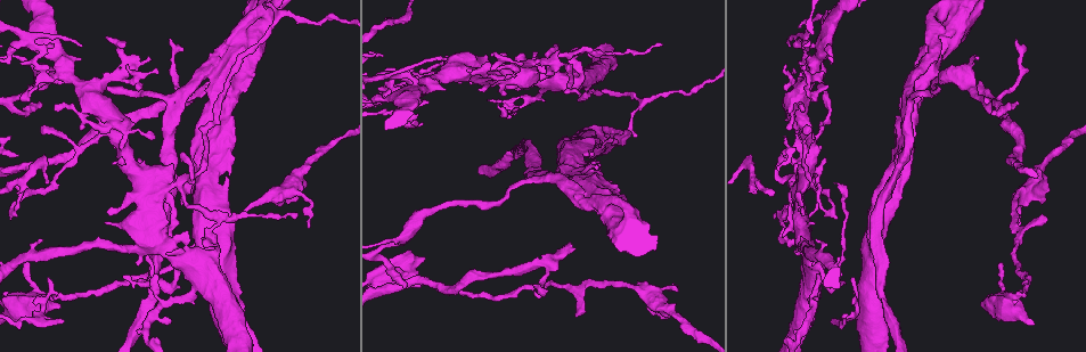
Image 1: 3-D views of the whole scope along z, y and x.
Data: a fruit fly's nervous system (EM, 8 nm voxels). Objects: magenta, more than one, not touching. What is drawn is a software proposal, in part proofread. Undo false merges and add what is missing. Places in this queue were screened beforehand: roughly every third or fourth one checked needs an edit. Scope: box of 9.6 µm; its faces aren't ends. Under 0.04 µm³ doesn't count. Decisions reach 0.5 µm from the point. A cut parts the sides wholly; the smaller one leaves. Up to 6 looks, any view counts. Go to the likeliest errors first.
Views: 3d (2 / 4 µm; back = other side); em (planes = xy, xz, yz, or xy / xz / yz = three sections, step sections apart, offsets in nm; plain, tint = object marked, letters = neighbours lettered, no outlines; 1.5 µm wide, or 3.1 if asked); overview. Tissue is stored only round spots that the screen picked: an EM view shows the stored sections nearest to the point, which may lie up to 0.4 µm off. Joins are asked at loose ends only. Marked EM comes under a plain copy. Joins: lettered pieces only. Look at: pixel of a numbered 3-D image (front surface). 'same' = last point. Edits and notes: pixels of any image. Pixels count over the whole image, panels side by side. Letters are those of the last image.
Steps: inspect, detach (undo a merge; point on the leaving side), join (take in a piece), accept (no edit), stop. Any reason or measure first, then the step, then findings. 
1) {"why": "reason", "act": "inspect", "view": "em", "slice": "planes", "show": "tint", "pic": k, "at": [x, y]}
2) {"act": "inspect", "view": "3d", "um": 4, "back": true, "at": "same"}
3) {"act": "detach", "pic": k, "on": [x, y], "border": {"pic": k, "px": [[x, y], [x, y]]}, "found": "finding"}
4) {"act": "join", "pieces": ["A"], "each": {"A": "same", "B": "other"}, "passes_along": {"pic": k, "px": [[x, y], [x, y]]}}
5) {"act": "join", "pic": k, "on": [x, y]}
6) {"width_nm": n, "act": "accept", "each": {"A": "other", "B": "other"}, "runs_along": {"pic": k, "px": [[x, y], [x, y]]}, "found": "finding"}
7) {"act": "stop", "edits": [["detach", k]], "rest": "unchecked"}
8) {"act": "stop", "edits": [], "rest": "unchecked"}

{"why": "thin end", "act": "inspect", "view": "3d", "um": 4, "pic": 1, "at": [169, 41]}

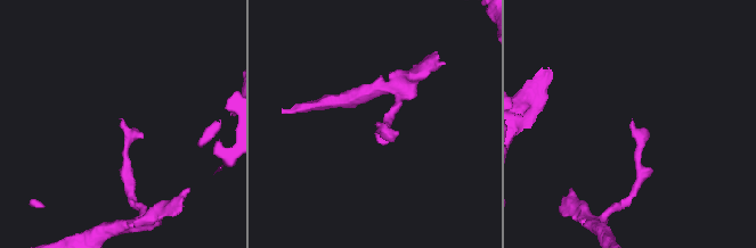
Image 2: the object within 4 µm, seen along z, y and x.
{"act": "inspect", "view": "em", "slice": "yz", "step": 8, "show": "tint", "pic": 2, "at": [378, 123]}

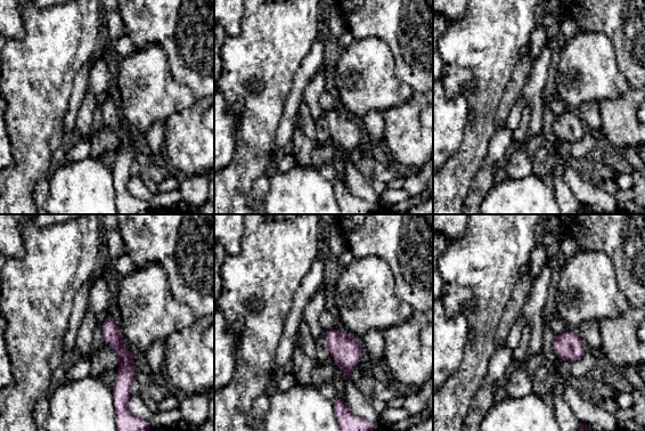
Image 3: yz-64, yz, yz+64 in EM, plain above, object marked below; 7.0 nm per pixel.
{"act": "inspect", "view": "em", "slice": "yz", "step": 8, "show": "letters", "at": "same"}

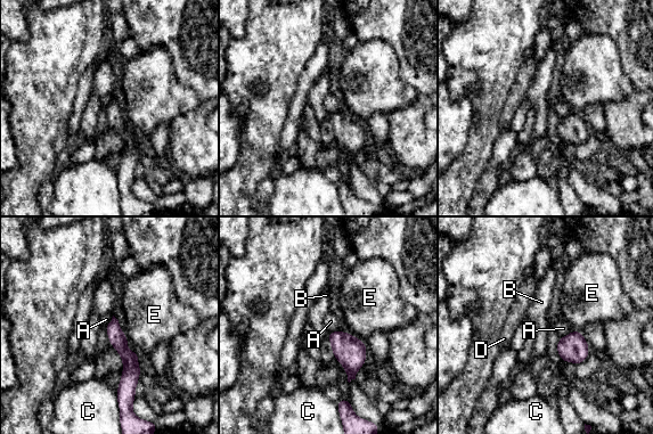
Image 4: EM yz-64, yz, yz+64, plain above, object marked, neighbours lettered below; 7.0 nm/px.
{"act": "accept", "each": {"A": "other", "B": "other", "C": "other", "D": "other", "E": "other"}, "border": {"pic": 4, "px": [[343, 330], [331, 330], [328, 333]]}, "found": "no lettered piece goes on from it"}

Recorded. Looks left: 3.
{"why": "thin end", "act": "inspect", "view": "3d", "um": 4, "pic": 1, "at": [1044, 215]}

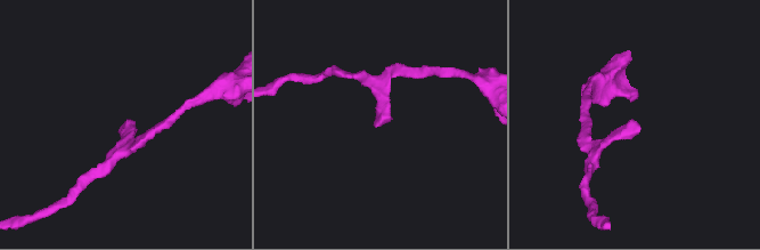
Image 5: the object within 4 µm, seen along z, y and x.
{"act": "inspect", "view": "em", "slice": "planes", "show": "letters", "pic": 5, "at": [639, 124]}

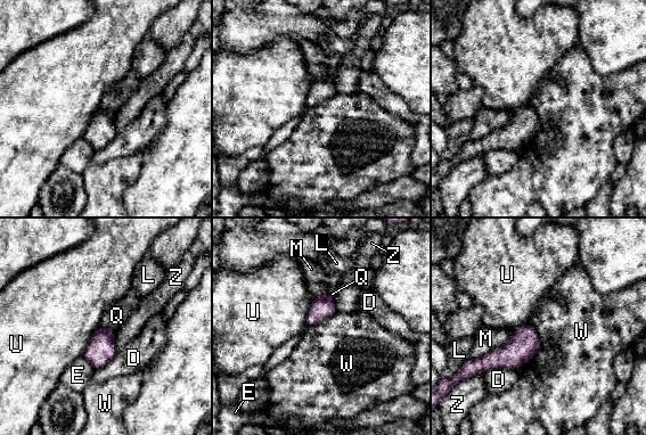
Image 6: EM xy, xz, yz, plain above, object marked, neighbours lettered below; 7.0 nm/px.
{"longest_contact_nm": ["M", 360], "act": "accept", "each": {"D": "other", "E": "other", "L": "other", "M": "other", "Q": "other", "U": "other", "W": "other", "Z": "other"}, "border": {"pic": 6, "px": [[531, 325], [540, 349], [521, 367]]}, "found": "none of them fits"}

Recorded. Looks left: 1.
{"act": "stop", "edits": [], "rest": "unchecked"}

